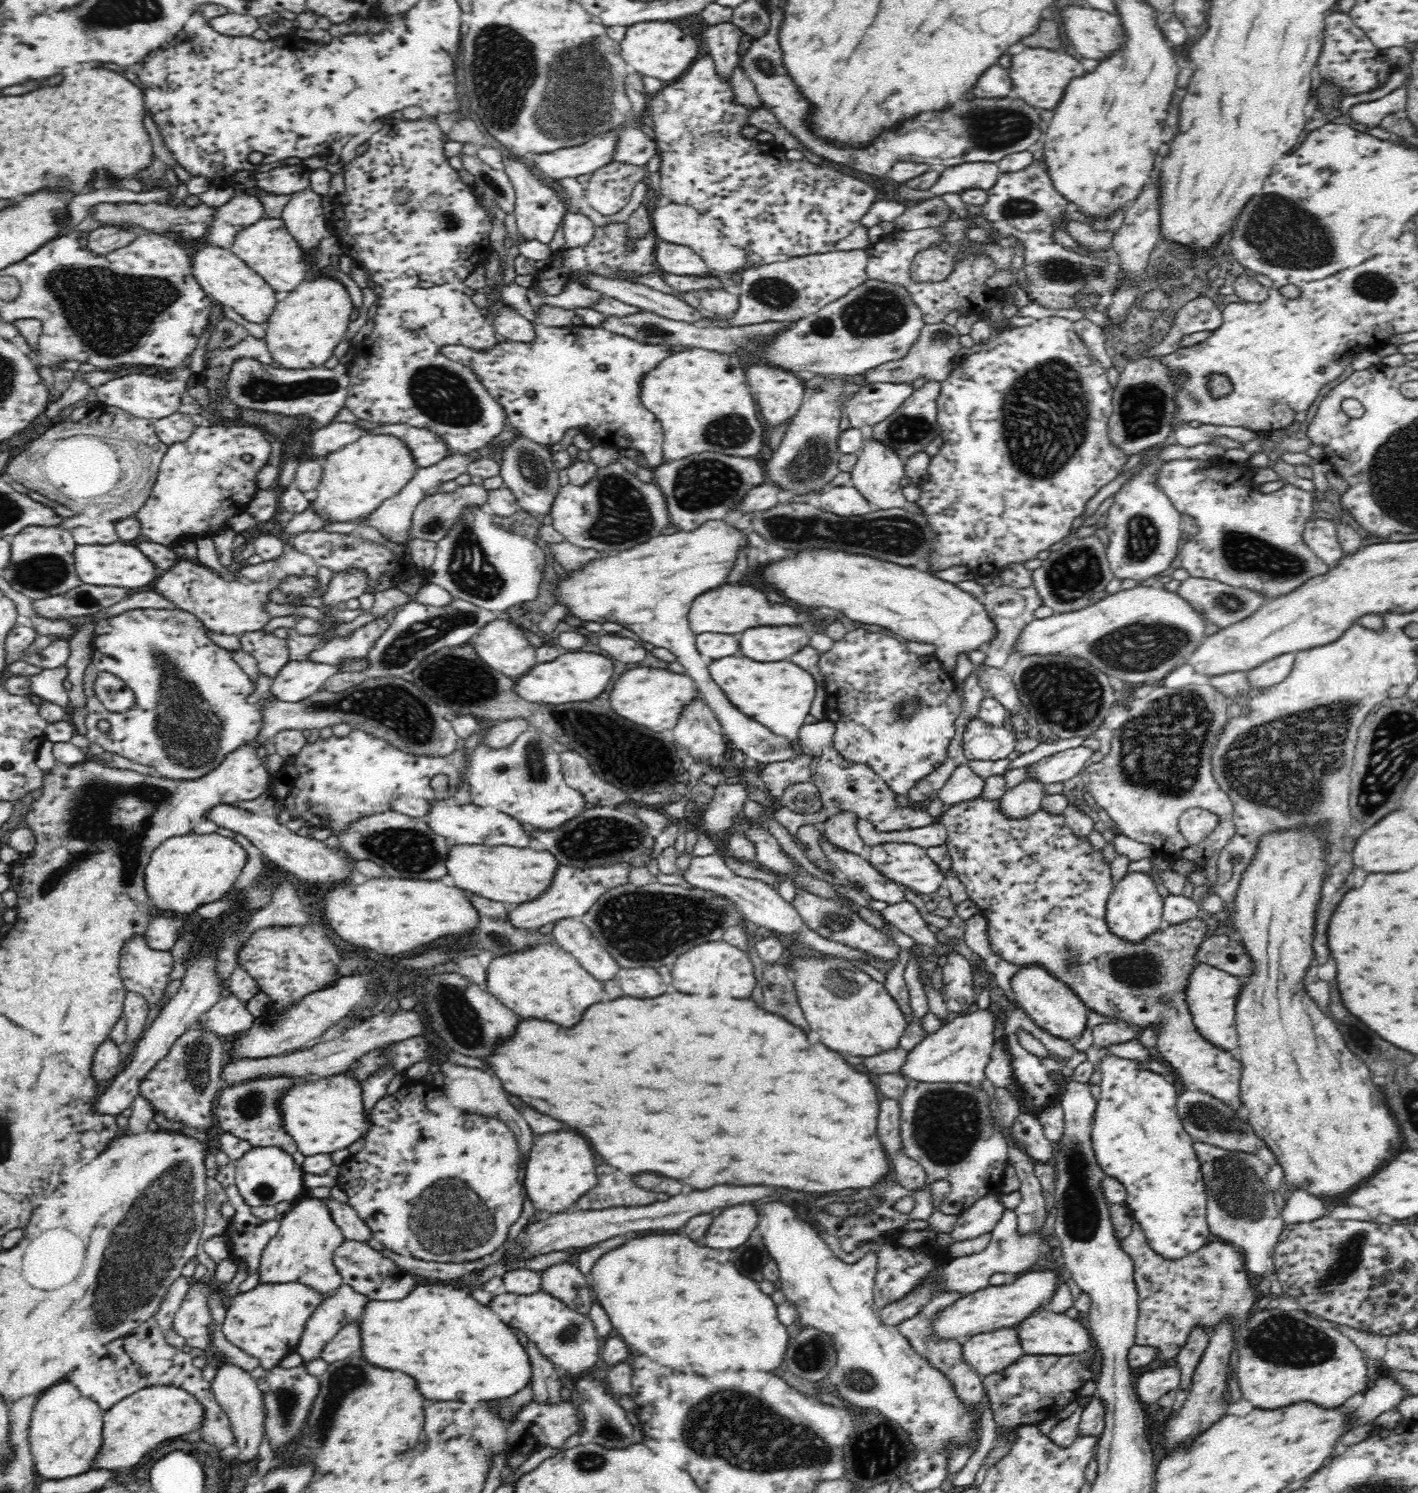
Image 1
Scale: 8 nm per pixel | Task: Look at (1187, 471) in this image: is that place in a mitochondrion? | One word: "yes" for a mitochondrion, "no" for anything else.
no

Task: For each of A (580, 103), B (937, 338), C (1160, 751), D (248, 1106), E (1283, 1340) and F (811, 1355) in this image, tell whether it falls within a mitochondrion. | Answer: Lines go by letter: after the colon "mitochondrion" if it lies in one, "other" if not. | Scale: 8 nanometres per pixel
A: mitochondrion
B: mitochondrion
C: mitochondrion
D: mitochondrion
E: mitochondrion
F: mitochondrion

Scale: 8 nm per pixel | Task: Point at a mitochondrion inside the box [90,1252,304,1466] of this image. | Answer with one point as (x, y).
(287, 1399)

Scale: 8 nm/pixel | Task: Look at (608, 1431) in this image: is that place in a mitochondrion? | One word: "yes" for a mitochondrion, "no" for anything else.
yes

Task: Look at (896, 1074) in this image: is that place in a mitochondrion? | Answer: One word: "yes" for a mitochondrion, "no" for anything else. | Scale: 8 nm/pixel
no

